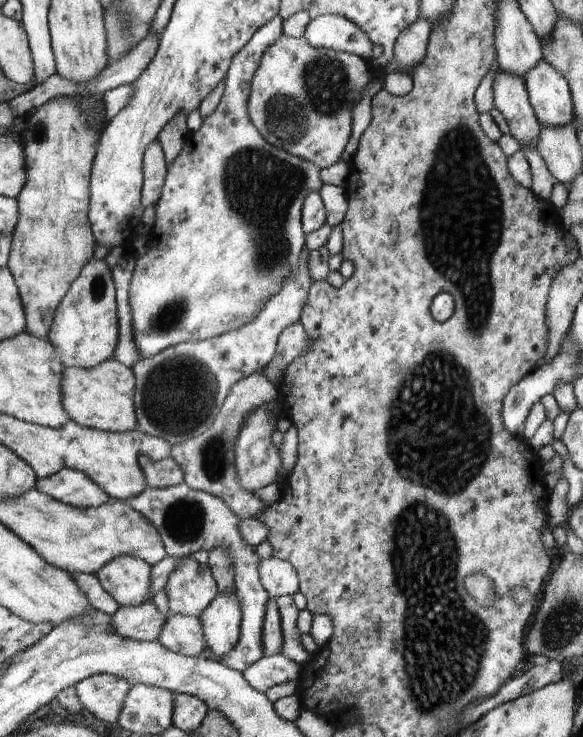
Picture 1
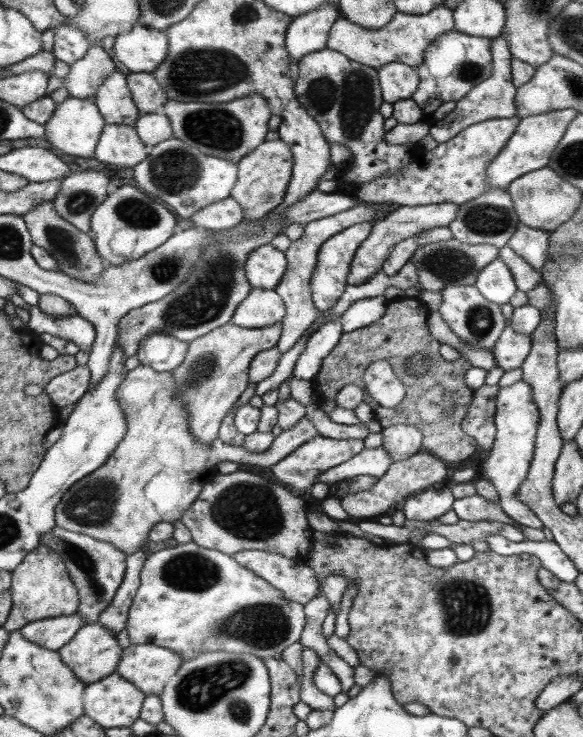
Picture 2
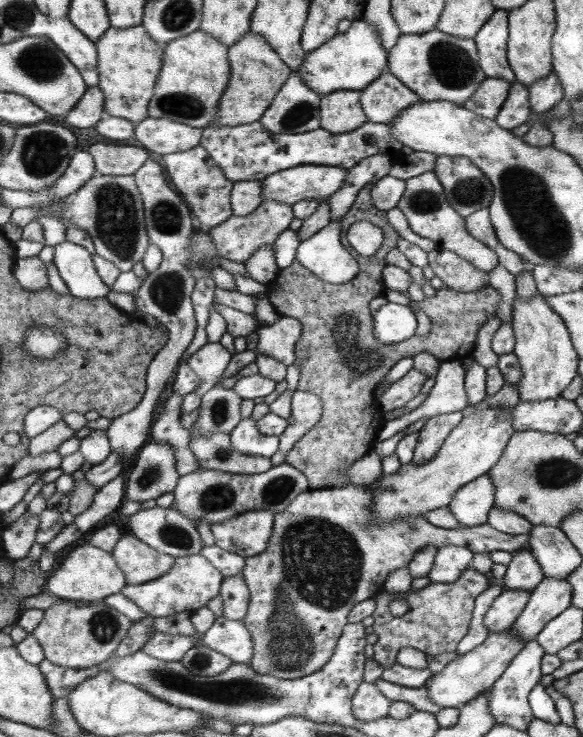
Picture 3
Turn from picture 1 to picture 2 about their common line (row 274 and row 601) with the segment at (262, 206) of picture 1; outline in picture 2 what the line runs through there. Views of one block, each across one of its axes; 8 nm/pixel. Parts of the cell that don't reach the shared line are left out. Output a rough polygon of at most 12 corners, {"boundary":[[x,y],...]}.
{"boundary":[[149,554],[132,645],[183,660],[264,660],[298,642],[303,605],[232,555]]}

